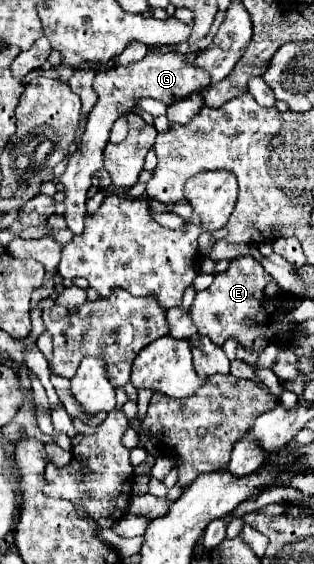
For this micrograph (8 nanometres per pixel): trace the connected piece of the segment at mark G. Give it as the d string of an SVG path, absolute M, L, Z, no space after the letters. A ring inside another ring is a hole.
M148 52L140 62L96 74L94 90L98 94L98 102L92 108L92 112L88 114L88 124L86 124L86 132L82 136L82 144L78 146L74 156L68 158L68 166L66 166L64 174L60 176L60 182L64 184L64 194L66 194L64 220L74 234L80 234L84 228L86 192L90 188L90 178L96 170L102 168L104 146L108 144L112 124L122 116L122 112L132 108L134 102L142 96L150 96L150 98L160 100L170 106L194 92L202 92L204 88L206 88L206 74L202 74L200 70L194 70L192 64L186 64L180 58L180 54L174 54L174 52L168 52L168 54Z

